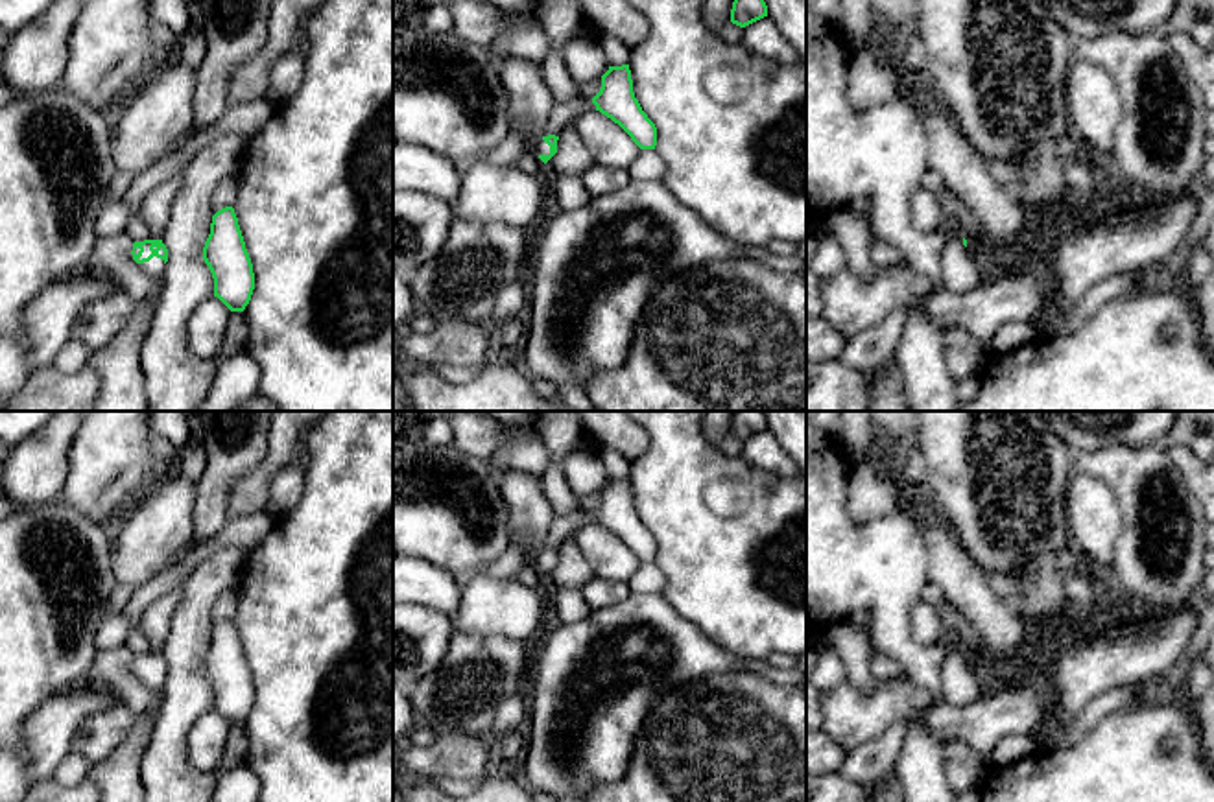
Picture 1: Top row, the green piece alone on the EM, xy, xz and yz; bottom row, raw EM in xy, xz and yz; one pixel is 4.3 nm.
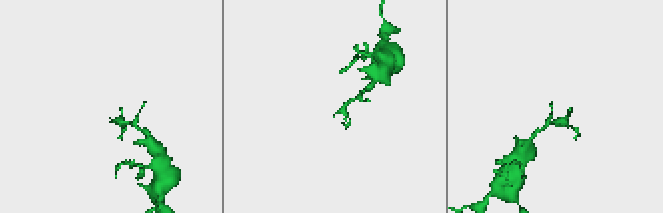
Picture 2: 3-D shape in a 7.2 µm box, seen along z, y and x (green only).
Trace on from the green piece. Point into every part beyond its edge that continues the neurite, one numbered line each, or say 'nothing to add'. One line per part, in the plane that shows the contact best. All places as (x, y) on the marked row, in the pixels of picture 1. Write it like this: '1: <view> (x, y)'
1: xy (155, 266)

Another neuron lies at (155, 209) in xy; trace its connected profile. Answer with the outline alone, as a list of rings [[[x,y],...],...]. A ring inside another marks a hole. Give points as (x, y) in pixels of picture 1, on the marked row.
[[[181,173],[161,183],[142,201],[142,206],[138,208],[137,214],[148,225],[151,240],[162,240],[179,186],[181,186]]]

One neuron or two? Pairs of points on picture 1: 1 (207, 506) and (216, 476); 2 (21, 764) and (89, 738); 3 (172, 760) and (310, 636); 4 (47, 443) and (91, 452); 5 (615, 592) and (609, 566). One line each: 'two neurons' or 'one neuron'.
1: one neuron
2: two neurons
3: two neurons
4: two neurons
5: two neurons

